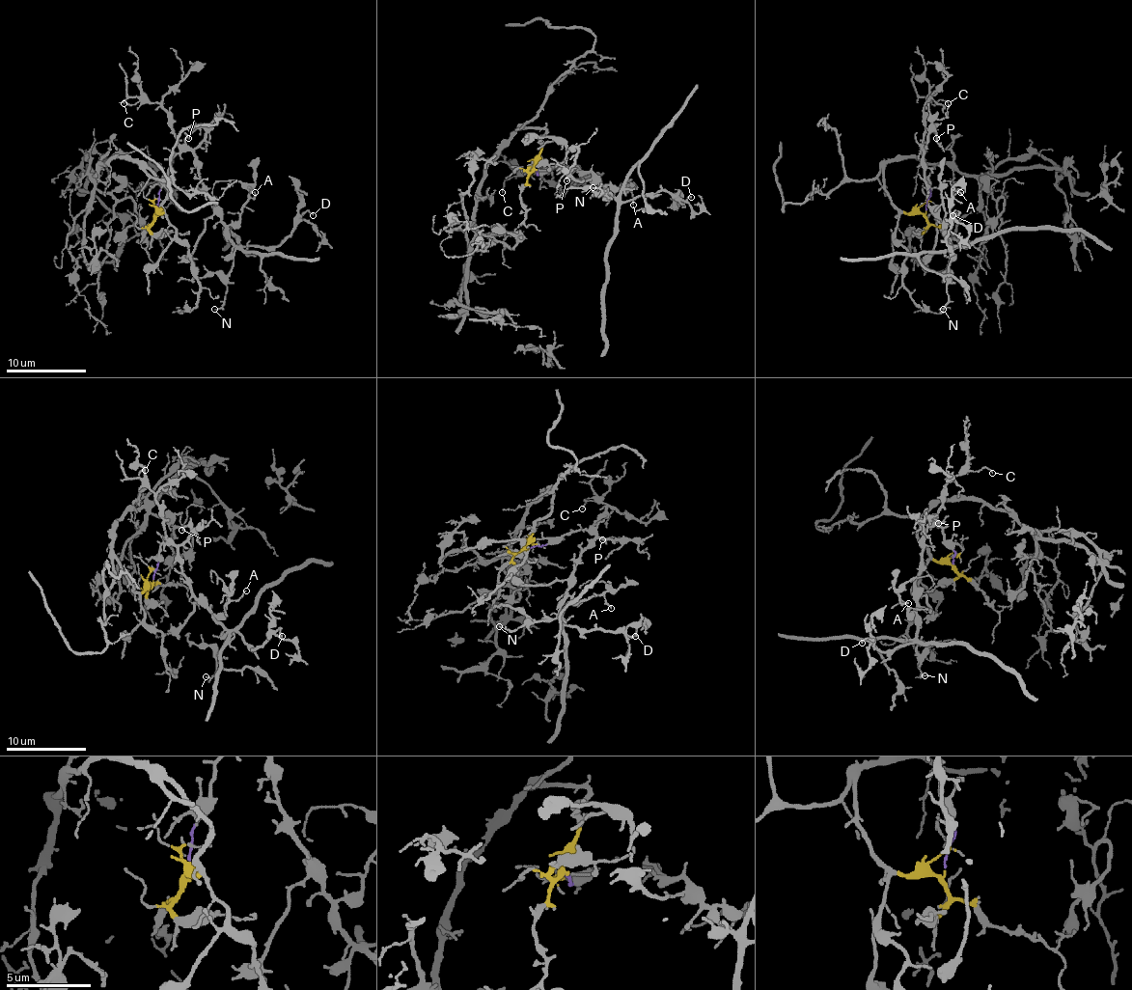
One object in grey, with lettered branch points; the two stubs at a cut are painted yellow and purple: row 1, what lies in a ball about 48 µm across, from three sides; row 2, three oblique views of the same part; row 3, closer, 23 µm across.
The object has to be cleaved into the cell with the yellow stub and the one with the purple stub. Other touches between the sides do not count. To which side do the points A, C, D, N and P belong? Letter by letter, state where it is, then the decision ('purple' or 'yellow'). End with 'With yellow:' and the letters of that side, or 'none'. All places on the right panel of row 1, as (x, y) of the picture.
A: place (960, 192); purple
C: place (948, 103); purple
D: place (952, 215); purple
N: place (943, 309); purple
P: place (936, 138); purple
With yellow: none

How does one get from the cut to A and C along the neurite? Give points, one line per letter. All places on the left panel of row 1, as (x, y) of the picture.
A: (157, 213), (170, 161), (183, 151), (196, 157), (202, 189), (228, 226), (240, 219), (242, 206), (254, 191)
C: (157, 213), (161, 181), (168, 175), (170, 161), (179, 151), (172, 117), (157, 103), (124, 103)

